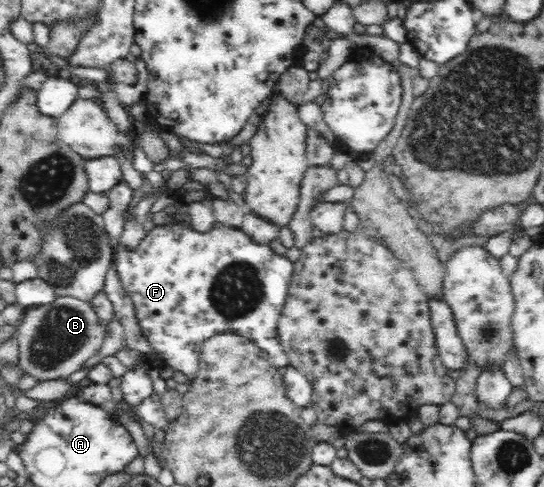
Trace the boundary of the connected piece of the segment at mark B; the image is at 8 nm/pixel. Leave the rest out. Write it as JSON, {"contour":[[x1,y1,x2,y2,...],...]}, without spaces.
{"contour":[[56,296,52,303,27,308,21,322,16,326,20,367,24,374,36,378,38,382,66,379,80,369,87,359,98,354,106,333,107,325,100,322,100,316,90,302,74,296]]}

